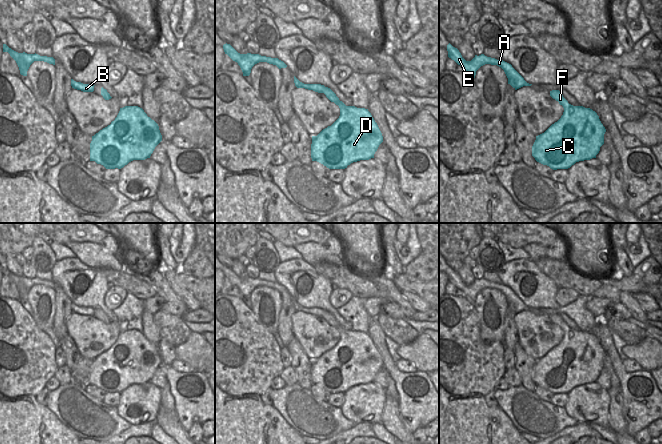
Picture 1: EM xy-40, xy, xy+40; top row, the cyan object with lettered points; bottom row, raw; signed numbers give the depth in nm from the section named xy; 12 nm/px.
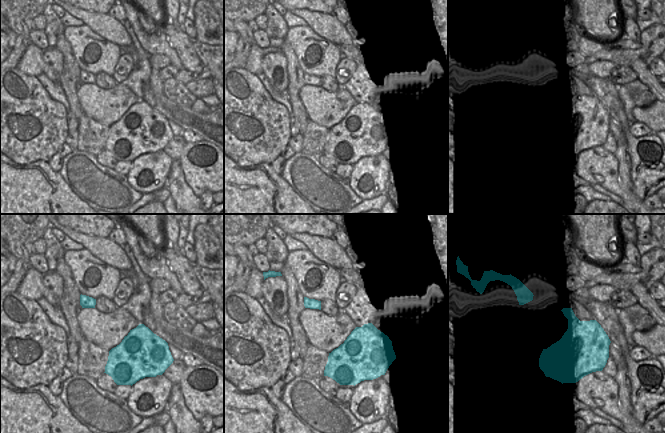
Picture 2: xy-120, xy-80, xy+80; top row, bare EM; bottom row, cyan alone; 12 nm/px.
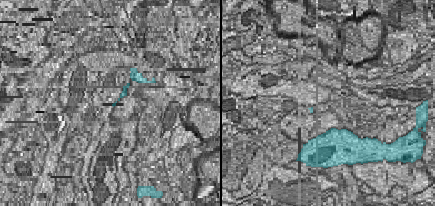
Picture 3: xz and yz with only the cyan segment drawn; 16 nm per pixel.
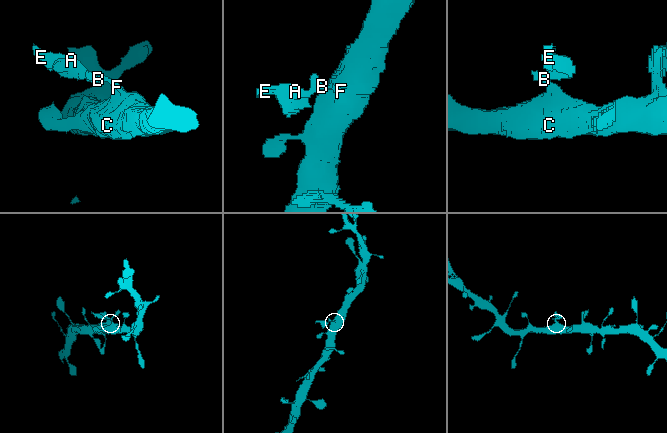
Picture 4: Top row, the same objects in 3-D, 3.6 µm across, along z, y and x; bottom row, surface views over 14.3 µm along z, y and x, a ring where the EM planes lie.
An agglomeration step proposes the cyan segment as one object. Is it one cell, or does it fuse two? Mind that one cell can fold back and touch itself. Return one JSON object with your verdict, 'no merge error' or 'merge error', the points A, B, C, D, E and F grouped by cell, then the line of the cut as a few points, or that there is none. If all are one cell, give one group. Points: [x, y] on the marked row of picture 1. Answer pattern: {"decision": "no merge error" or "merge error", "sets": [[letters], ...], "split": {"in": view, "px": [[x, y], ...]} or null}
{"decision": "merge error", "sets": [["A", "B", "E"], ["C", "D", "F"]], "split": {"in": "xy", "px": [[326, 87], [322, 92]]}}

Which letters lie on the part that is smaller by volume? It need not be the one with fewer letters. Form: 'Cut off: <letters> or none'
Cut off: A, B, E

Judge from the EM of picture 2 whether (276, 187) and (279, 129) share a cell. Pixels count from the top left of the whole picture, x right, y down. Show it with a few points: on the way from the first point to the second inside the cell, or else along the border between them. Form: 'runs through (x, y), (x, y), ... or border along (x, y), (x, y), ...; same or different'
border along (270, 163), (255, 163), (247, 167); different

